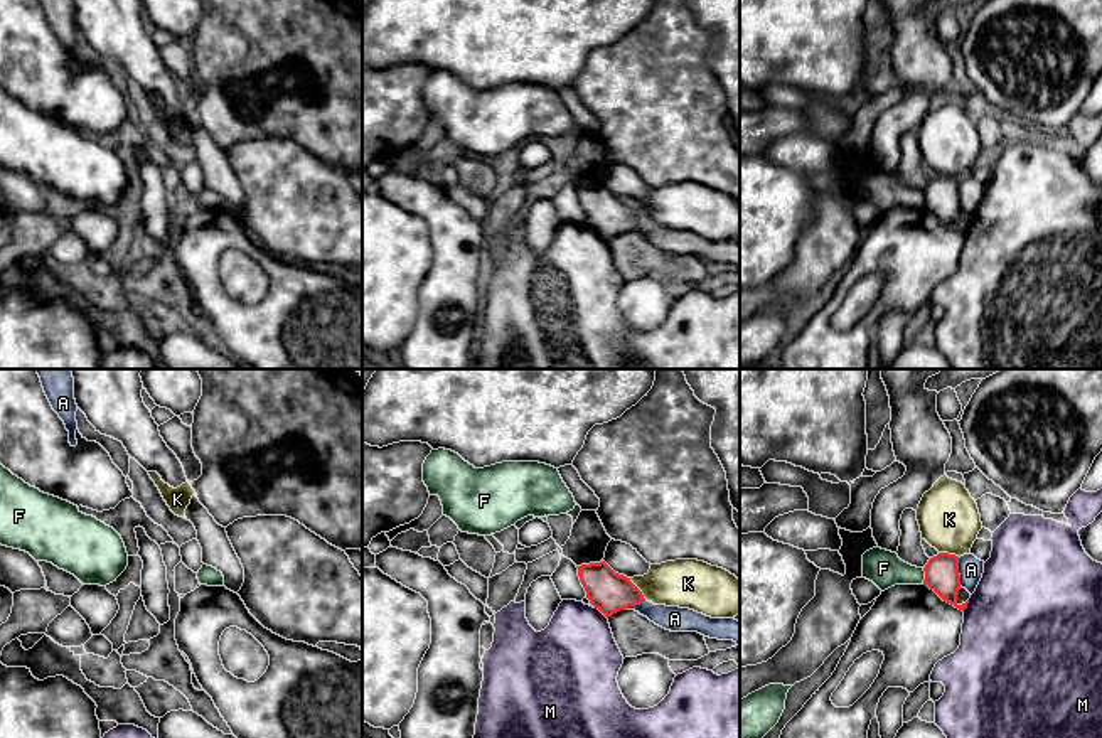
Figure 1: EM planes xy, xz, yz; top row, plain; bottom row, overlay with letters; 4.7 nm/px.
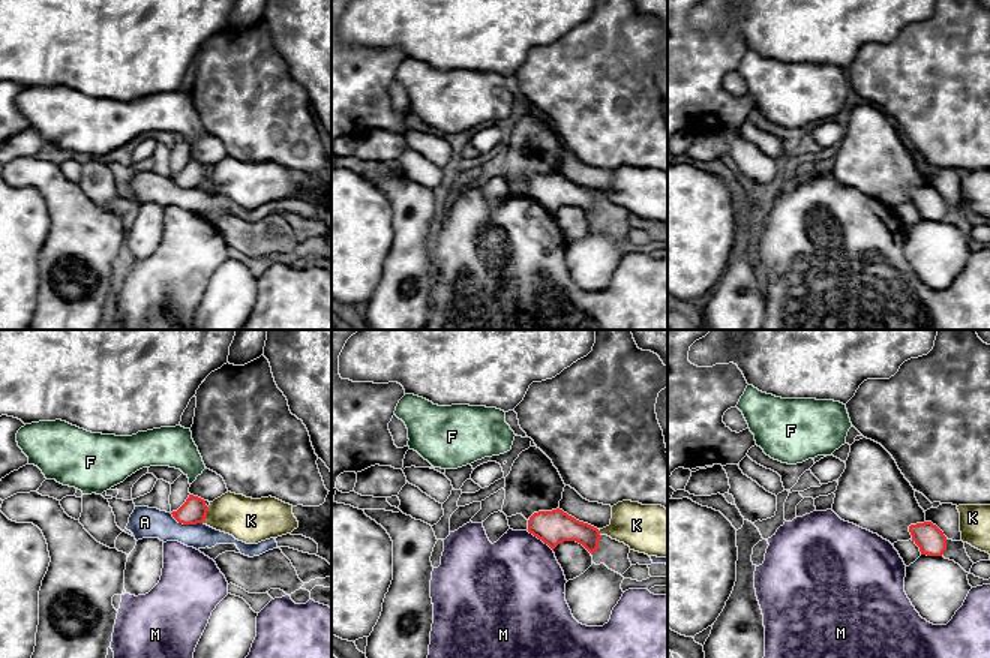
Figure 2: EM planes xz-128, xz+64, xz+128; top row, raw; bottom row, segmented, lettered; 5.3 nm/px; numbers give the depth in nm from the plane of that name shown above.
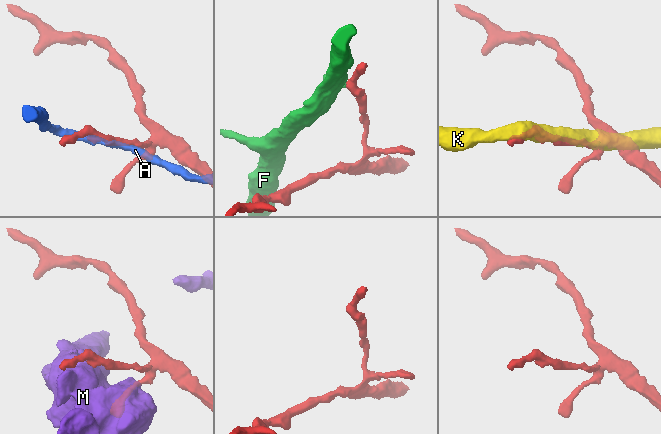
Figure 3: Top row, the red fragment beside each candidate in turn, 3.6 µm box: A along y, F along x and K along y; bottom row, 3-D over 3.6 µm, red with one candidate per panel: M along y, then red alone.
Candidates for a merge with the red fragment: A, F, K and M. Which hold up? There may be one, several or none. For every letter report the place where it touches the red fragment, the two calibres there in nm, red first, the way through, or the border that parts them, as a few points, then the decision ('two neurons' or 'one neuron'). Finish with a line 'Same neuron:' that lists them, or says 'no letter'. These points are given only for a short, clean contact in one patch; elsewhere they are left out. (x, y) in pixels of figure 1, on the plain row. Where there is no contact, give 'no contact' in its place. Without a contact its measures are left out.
A: meets red in yz at (957, 194); 160 nm thick on the red side, 120 nm on the other; two neurons
F: meets red in yz at (925, 199); 160 nm thick on the red side, 170 nm on the other; border along yz (922, 191), (924, 206); two neurons
K: meets red in xz at (637, 211); 200 nm thick on the red side, 240 nm on the other; two neurons
M: meets red in xz at (602, 235); 200 nm thick on the red side, 400 nm on the other; two neurons
Same neuron: no letter

